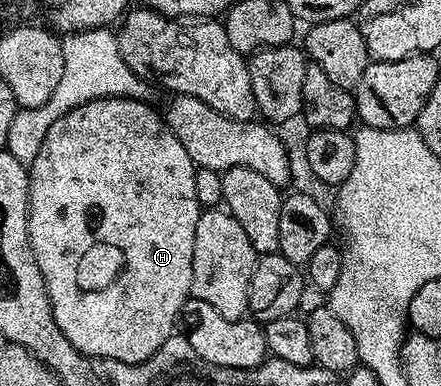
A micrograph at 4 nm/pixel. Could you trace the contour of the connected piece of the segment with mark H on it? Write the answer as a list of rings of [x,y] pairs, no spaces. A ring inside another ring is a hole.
[[[126,96],[123,98],[103,98],[102,100],[92,100],[83,106],[79,106],[75,110],[71,110],[67,114],[63,114],[63,118],[59,118],[59,122],[55,122],[55,126],[51,126],[51,130],[47,130],[47,138],[43,138],[43,146],[39,146],[39,154],[35,154],[32,164],[28,165],[29,173],[29,246],[33,249],[33,261],[39,266],[39,270],[45,279],[45,289],[49,295],[49,305],[53,311],[53,321],[59,326],[59,330],[63,330],[63,334],[71,342],[71,346],[75,346],[82,352],[84,356],[90,358],[98,358],[102,356],[105,362],[116,362],[119,364],[142,364],[147,358],[151,358],[151,354],[155,354],[155,350],[159,350],[159,346],[163,346],[163,342],[169,336],[174,335],[175,329],[179,324],[181,307],[185,305],[186,300],[190,299],[191,293],[191,258],[195,250],[195,222],[199,222],[202,214],[202,207],[195,198],[195,174],[197,168],[193,159],[187,154],[187,150],[183,150],[183,146],[179,142],[179,138],[175,138],[175,134],[165,125],[164,119],[160,115],[157,116],[152,112],[150,105],[143,100],[128,100]]]

